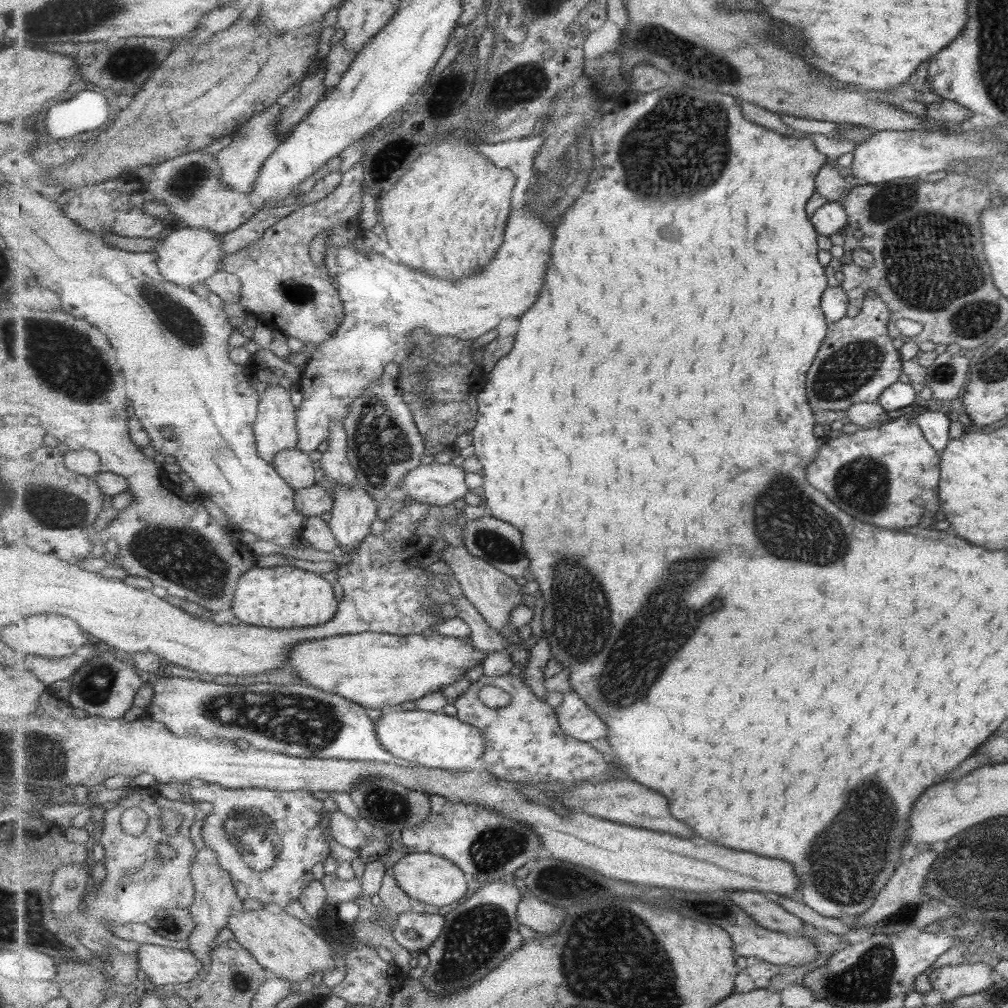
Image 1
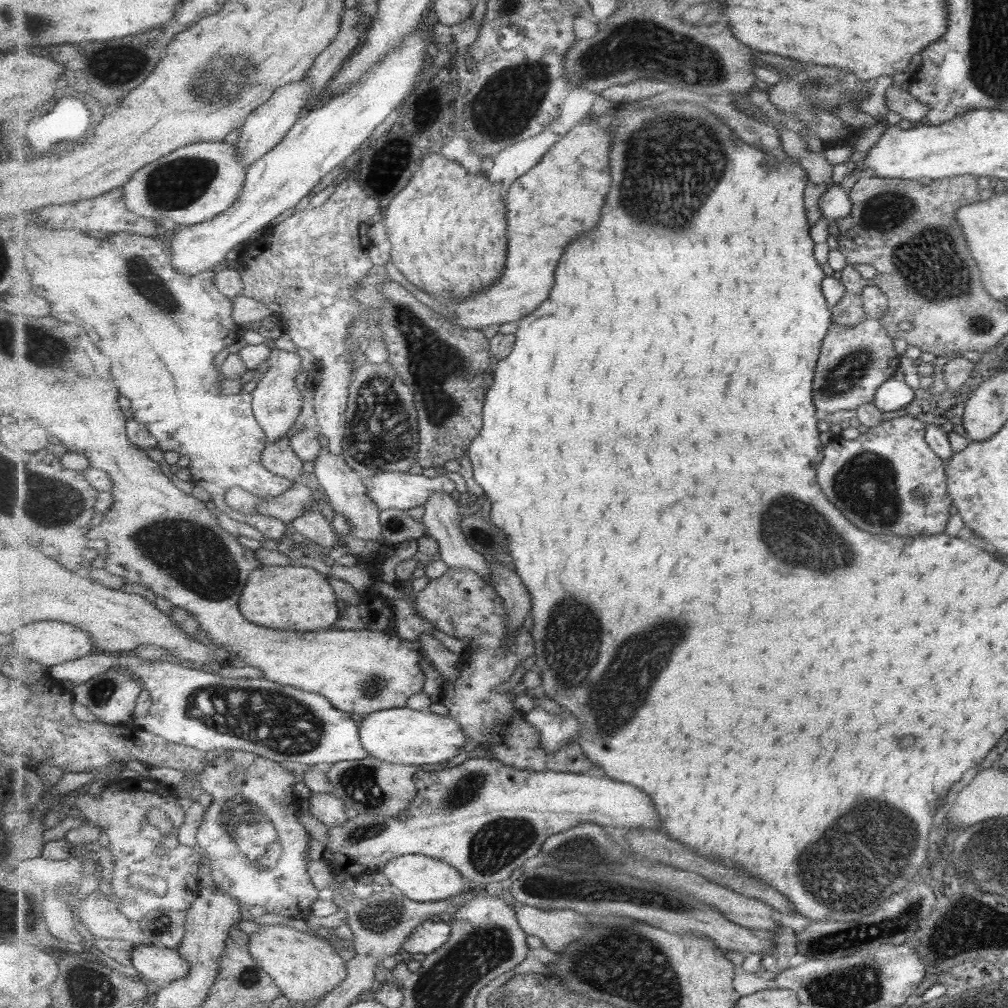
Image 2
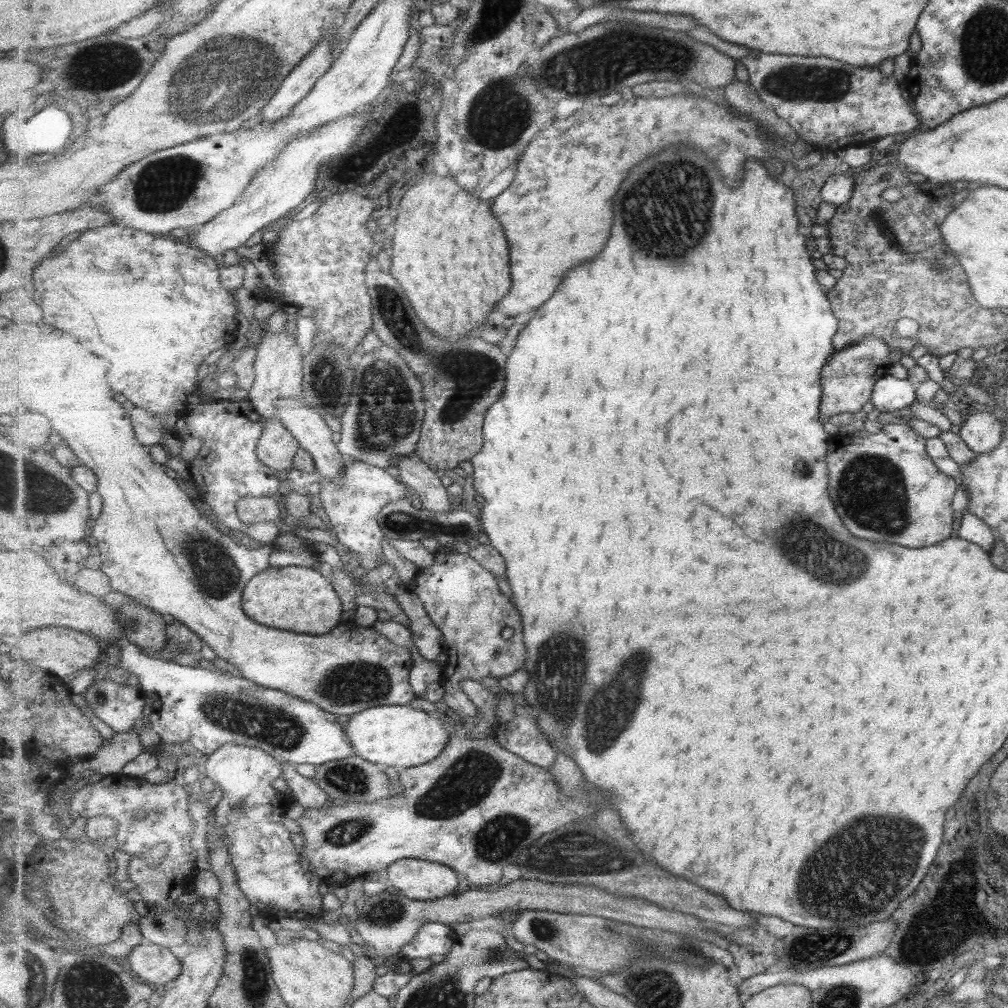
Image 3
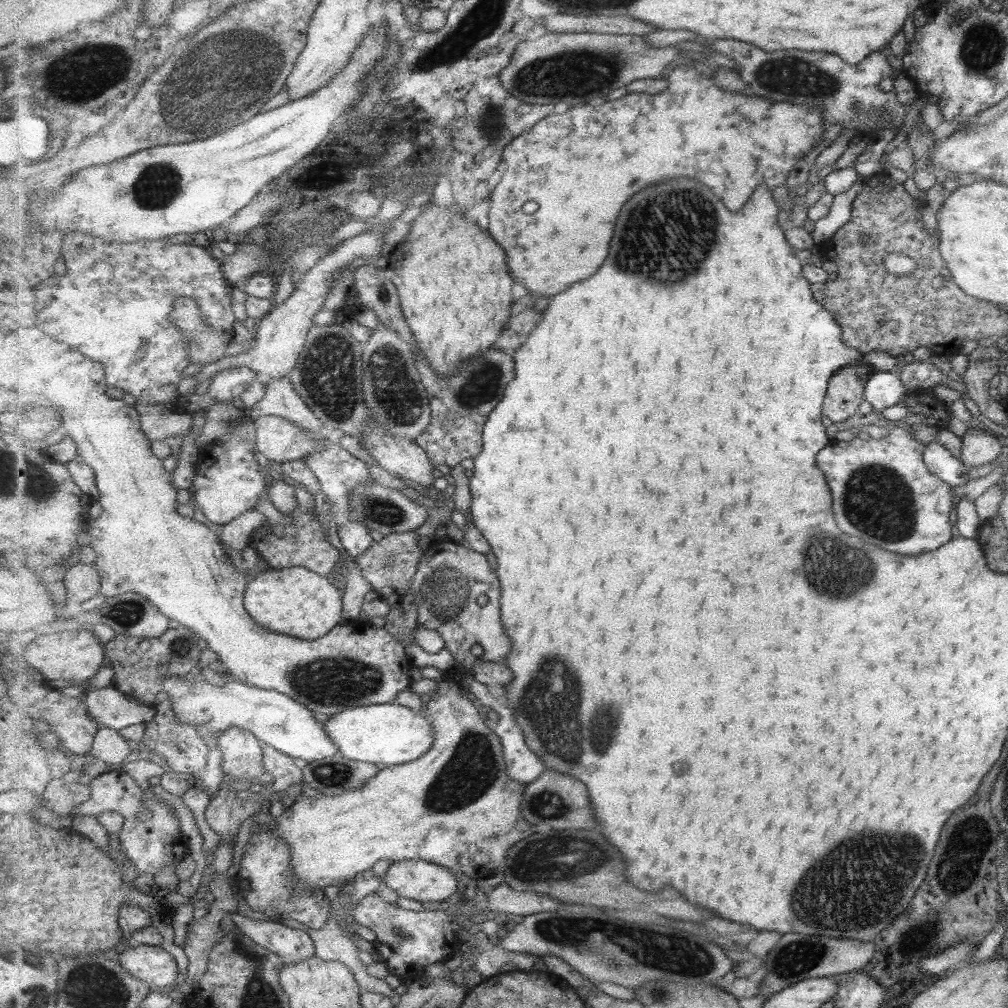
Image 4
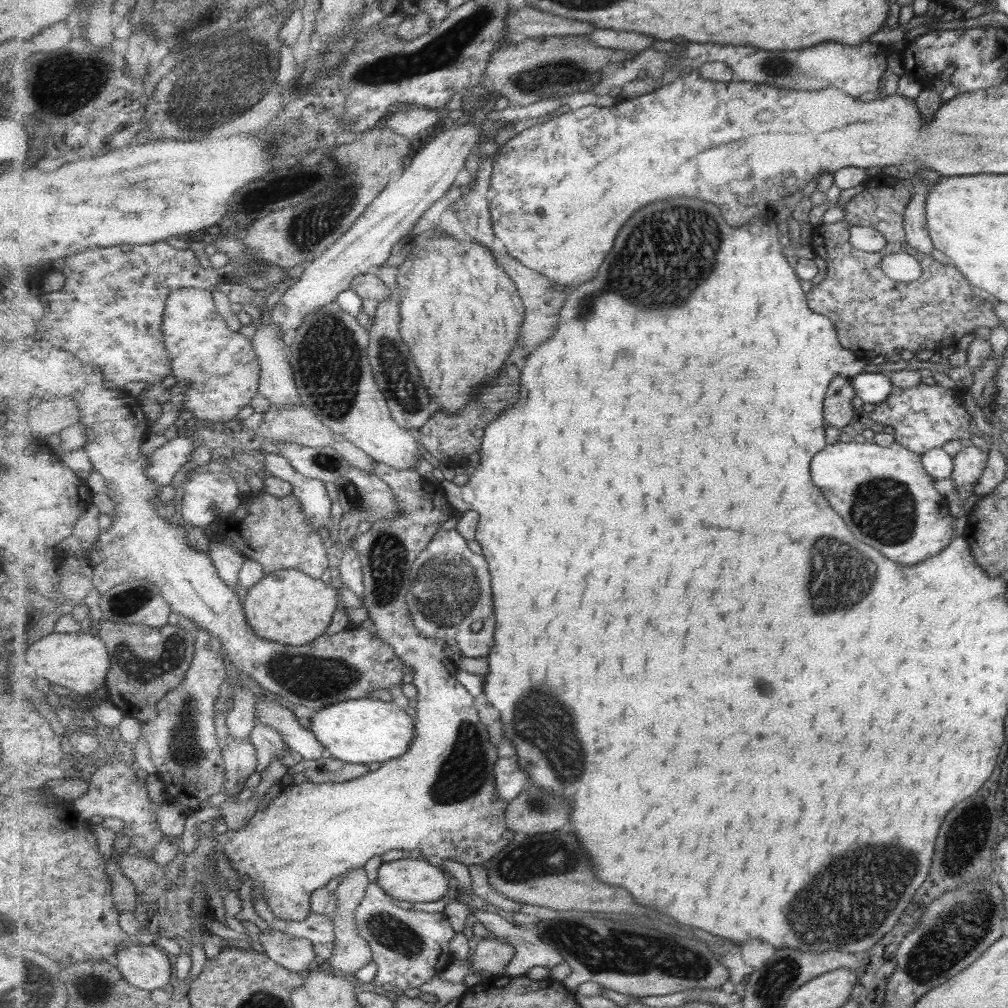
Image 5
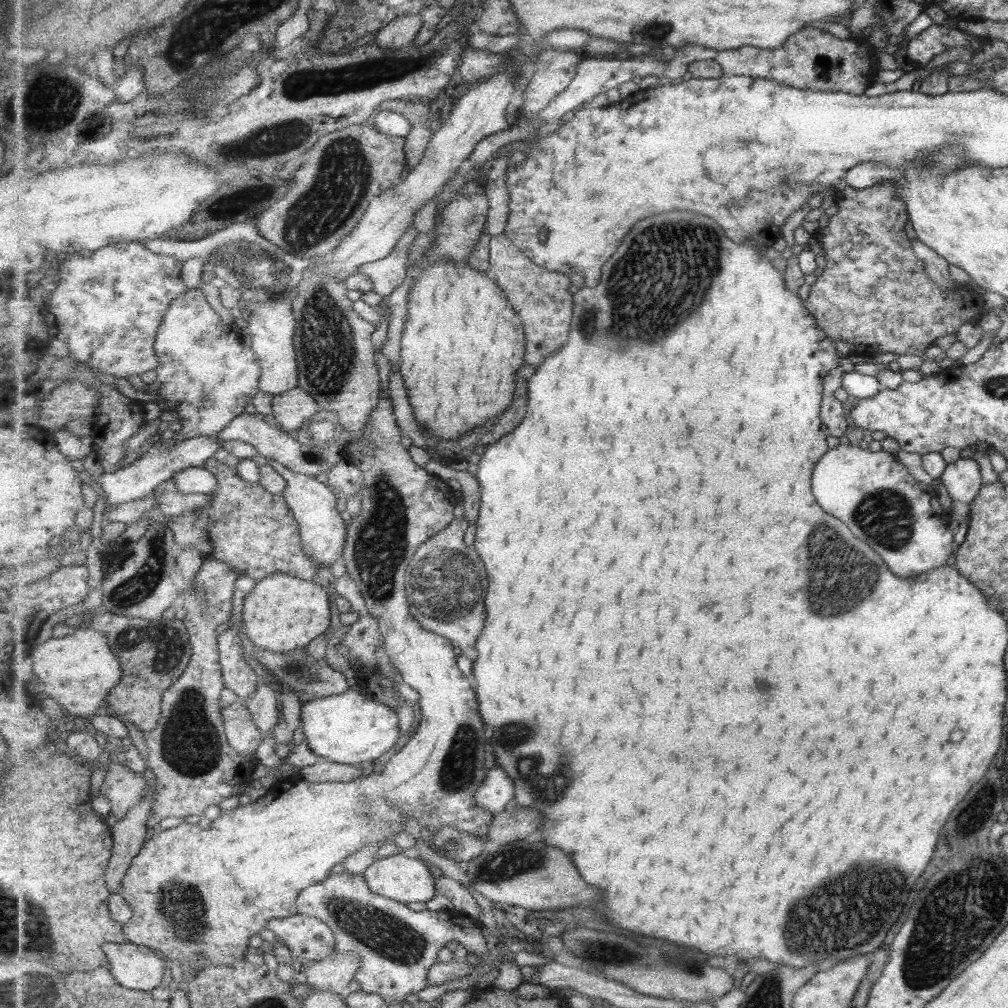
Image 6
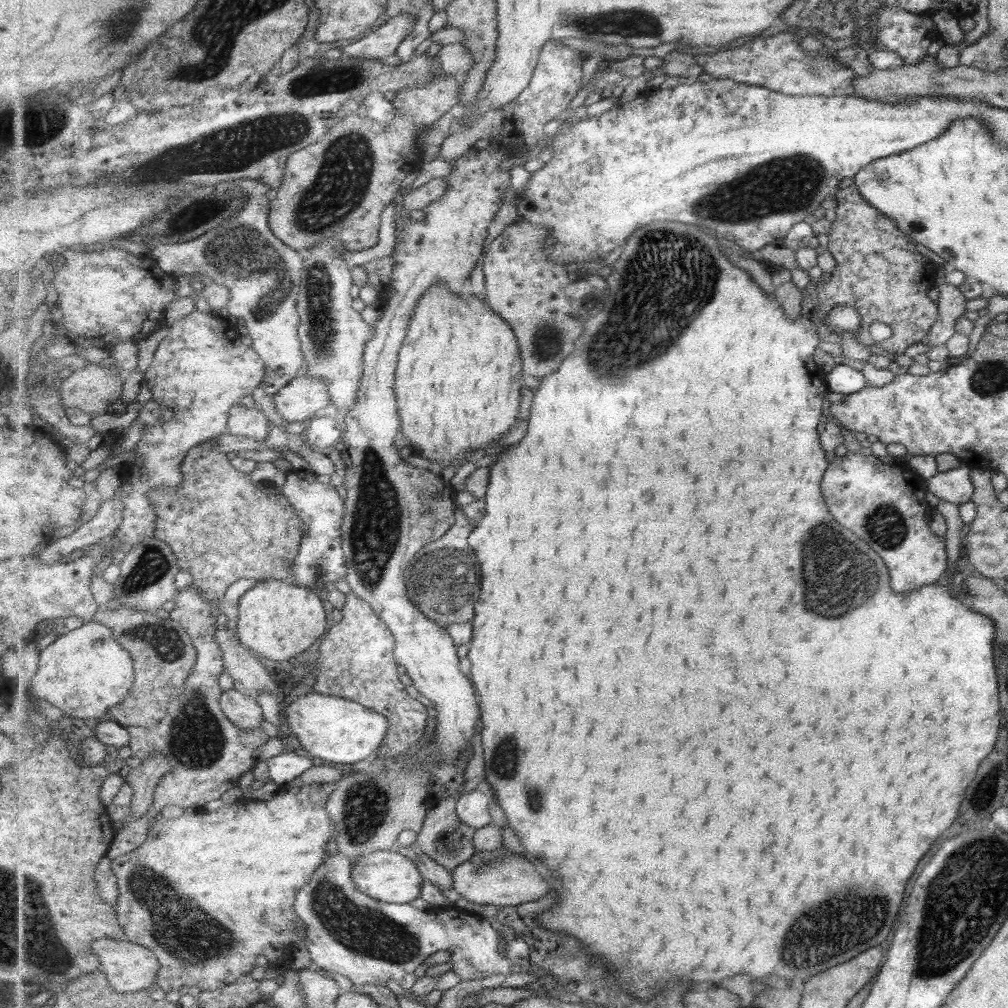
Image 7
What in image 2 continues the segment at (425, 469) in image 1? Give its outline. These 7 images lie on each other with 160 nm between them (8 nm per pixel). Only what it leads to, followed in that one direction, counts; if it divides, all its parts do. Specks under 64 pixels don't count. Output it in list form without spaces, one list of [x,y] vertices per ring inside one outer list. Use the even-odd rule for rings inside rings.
[[[419,469],[407,473],[380,471],[364,481],[368,485],[368,495],[372,496],[382,511],[407,511],[415,506],[423,507],[433,492],[443,491],[451,494],[457,488],[457,484],[448,478],[447,474],[432,474]]]

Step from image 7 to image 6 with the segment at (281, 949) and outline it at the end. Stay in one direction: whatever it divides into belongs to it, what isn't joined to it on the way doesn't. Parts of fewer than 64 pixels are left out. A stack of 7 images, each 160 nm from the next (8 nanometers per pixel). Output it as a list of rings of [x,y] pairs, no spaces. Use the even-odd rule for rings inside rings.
[[[380,392],[380,404],[375,411],[372,412],[372,419],[368,422],[367,440],[365,442],[355,442],[355,446],[361,444],[366,445],[365,448],[359,448],[355,450],[355,454],[352,451],[345,452],[345,460],[351,464],[358,466],[363,471],[363,484],[360,488],[360,504],[361,510],[356,517],[353,517],[350,525],[347,526],[348,534],[346,543],[344,544],[344,559],[346,560],[346,572],[349,577],[353,578],[353,581],[357,583],[357,586],[361,589],[363,596],[366,600],[367,608],[371,611],[373,616],[378,618],[381,632],[385,637],[384,650],[389,656],[390,662],[393,664],[395,670],[398,670],[403,676],[403,680],[410,684],[420,694],[420,705],[422,718],[420,719],[417,729],[414,734],[410,737],[409,741],[403,746],[390,760],[386,763],[385,772],[381,774],[373,774],[365,780],[353,780],[344,782],[308,782],[299,781],[293,785],[289,790],[283,790],[280,794],[277,794],[277,798],[272,800],[271,792],[267,796],[261,797],[253,803],[247,803],[243,806],[237,806],[234,810],[223,811],[222,818],[215,820],[210,824],[205,824],[199,820],[187,819],[187,821],[177,828],[173,828],[167,831],[161,831],[157,829],[157,833],[146,841],[142,852],[139,852],[138,856],[135,856],[131,868],[127,871],[125,878],[123,879],[120,895],[125,897],[125,900],[129,903],[129,906],[133,911],[133,920],[129,924],[123,925],[126,940],[133,944],[139,944],[156,951],[161,957],[164,957],[167,961],[177,960],[181,964],[186,962],[191,969],[196,968],[199,960],[206,960],[207,964],[217,966],[231,966],[238,960],[244,959],[247,951],[251,951],[249,947],[249,938],[255,936],[261,932],[264,928],[268,928],[269,922],[272,919],[289,918],[291,916],[297,916],[296,902],[299,898],[301,891],[305,888],[314,886],[328,879],[328,876],[332,874],[333,866],[335,864],[343,864],[345,859],[349,856],[353,856],[355,852],[361,852],[361,848],[365,846],[377,846],[377,844],[383,844],[383,842],[392,841],[396,834],[405,830],[405,819],[406,817],[413,817],[416,822],[422,827],[422,833],[425,835],[433,836],[435,833],[440,831],[441,827],[452,826],[459,829],[462,833],[469,833],[470,835],[481,837],[483,842],[489,841],[488,832],[493,825],[495,815],[489,813],[489,810],[479,807],[477,804],[477,792],[480,791],[481,784],[484,784],[484,780],[487,779],[489,768],[485,767],[485,746],[487,746],[487,740],[485,738],[485,726],[484,720],[480,713],[480,703],[476,697],[476,691],[469,684],[469,679],[464,675],[464,672],[459,668],[458,659],[459,655],[455,654],[455,644],[450,641],[446,636],[441,636],[436,632],[431,632],[426,629],[424,625],[420,623],[412,615],[410,604],[408,603],[408,579],[410,577],[410,564],[423,544],[427,543],[433,535],[439,535],[445,528],[451,526],[456,518],[453,515],[455,505],[458,502],[458,498],[455,492],[445,483],[443,479],[434,476],[432,473],[427,472],[426,468],[417,466],[413,460],[411,460],[411,454],[405,446],[401,446],[402,434],[400,433],[395,414],[393,414],[393,404],[391,398],[385,392]]]

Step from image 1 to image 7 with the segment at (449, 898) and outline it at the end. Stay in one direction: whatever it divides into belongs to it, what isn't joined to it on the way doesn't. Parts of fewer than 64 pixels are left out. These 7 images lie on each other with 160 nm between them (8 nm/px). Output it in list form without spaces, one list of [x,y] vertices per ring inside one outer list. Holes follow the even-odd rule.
[[[396,849],[373,852],[357,859],[352,864],[352,875],[361,892],[385,902],[407,904],[419,898],[423,891],[424,876],[420,869],[413,860],[399,854]]]

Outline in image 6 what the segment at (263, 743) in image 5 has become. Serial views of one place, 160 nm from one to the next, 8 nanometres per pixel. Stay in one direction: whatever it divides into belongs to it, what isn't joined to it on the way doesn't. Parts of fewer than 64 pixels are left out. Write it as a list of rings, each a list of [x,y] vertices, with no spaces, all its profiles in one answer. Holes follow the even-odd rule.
[[[260,684],[252,697],[244,702],[250,710],[254,723],[260,728],[262,735],[267,738],[272,735],[275,726],[279,724],[279,701],[271,686]]]

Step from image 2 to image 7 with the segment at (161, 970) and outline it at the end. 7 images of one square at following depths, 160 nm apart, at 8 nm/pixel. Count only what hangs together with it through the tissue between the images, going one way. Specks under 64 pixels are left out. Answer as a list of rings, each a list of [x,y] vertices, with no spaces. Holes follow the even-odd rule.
[[[110,938],[96,940],[92,949],[101,959],[101,970],[108,977],[108,981],[117,992],[137,992],[151,990],[156,987],[155,982],[160,971],[160,960],[152,949],[135,944],[129,940],[120,941]]]

